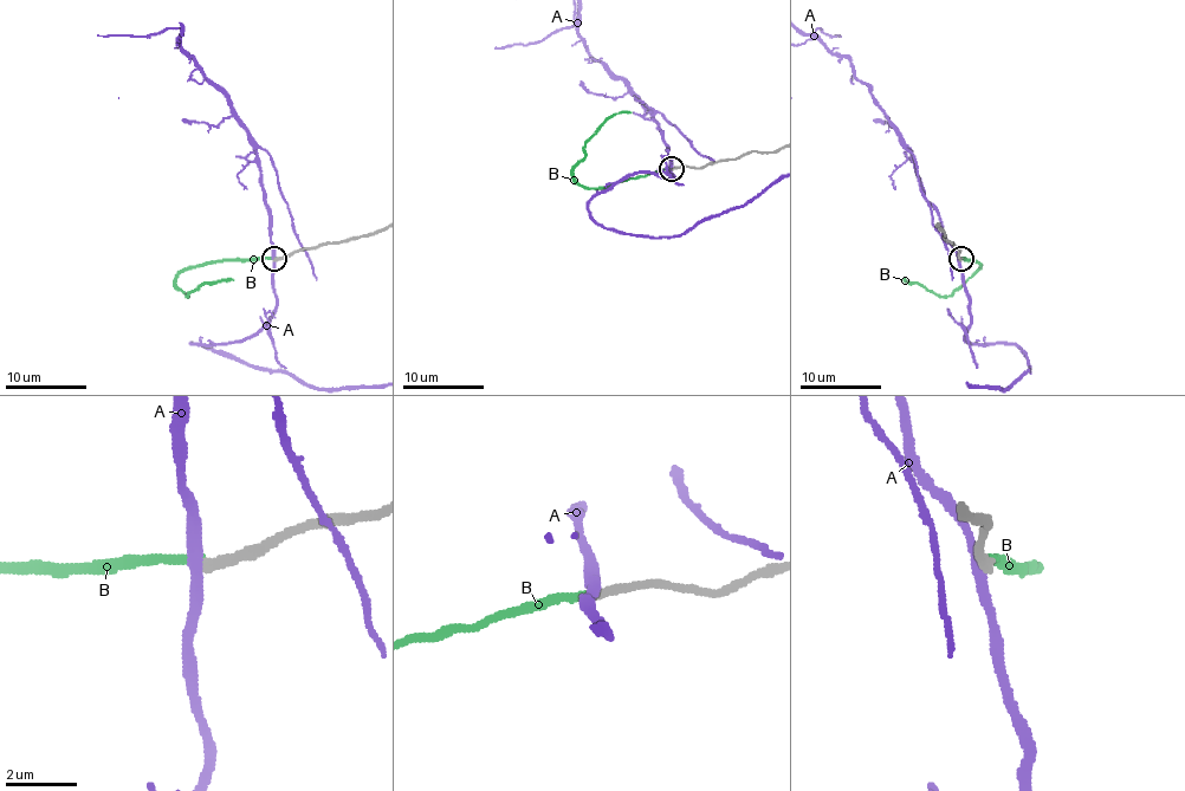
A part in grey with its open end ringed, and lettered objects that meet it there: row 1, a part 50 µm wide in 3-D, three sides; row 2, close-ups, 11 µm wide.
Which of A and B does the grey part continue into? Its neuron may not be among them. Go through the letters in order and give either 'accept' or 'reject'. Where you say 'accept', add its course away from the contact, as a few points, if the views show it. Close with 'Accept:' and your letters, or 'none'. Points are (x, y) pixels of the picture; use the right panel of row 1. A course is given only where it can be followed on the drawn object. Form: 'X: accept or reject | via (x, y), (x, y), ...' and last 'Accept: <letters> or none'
A: reject
B: reject
Accept: none

